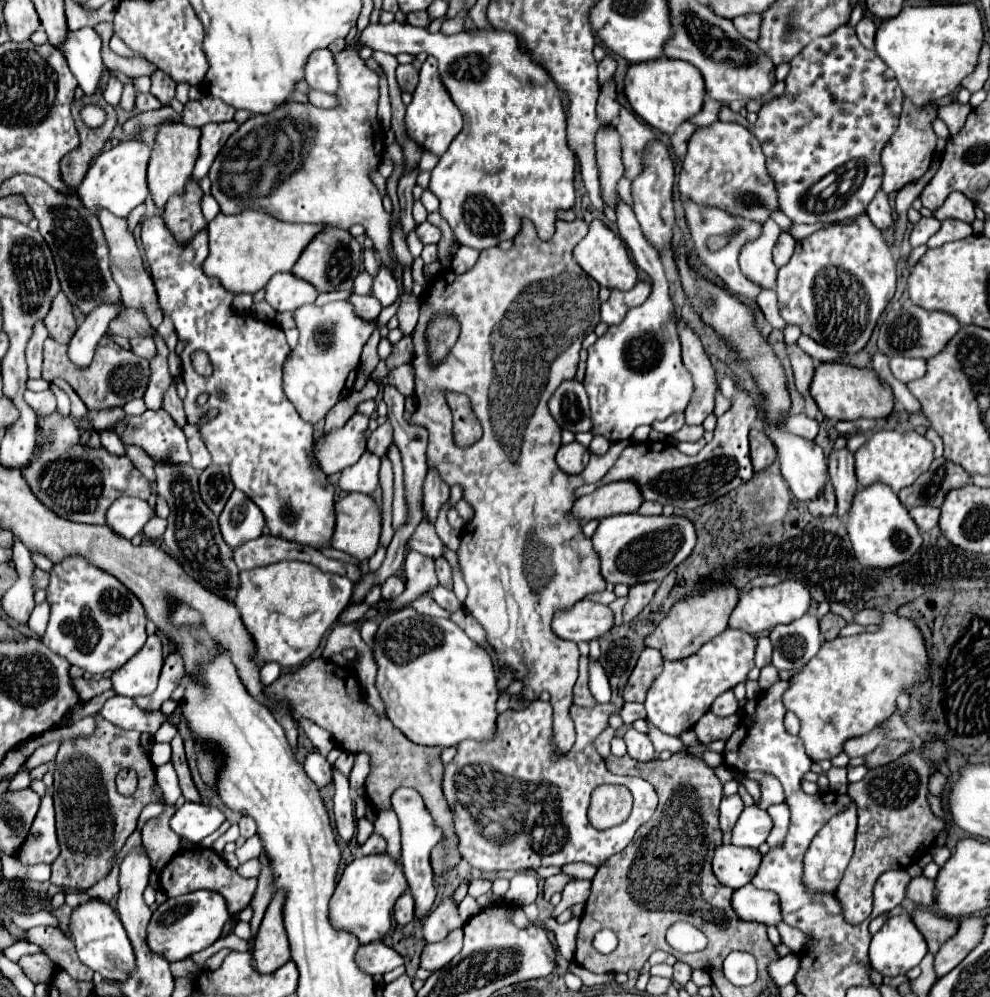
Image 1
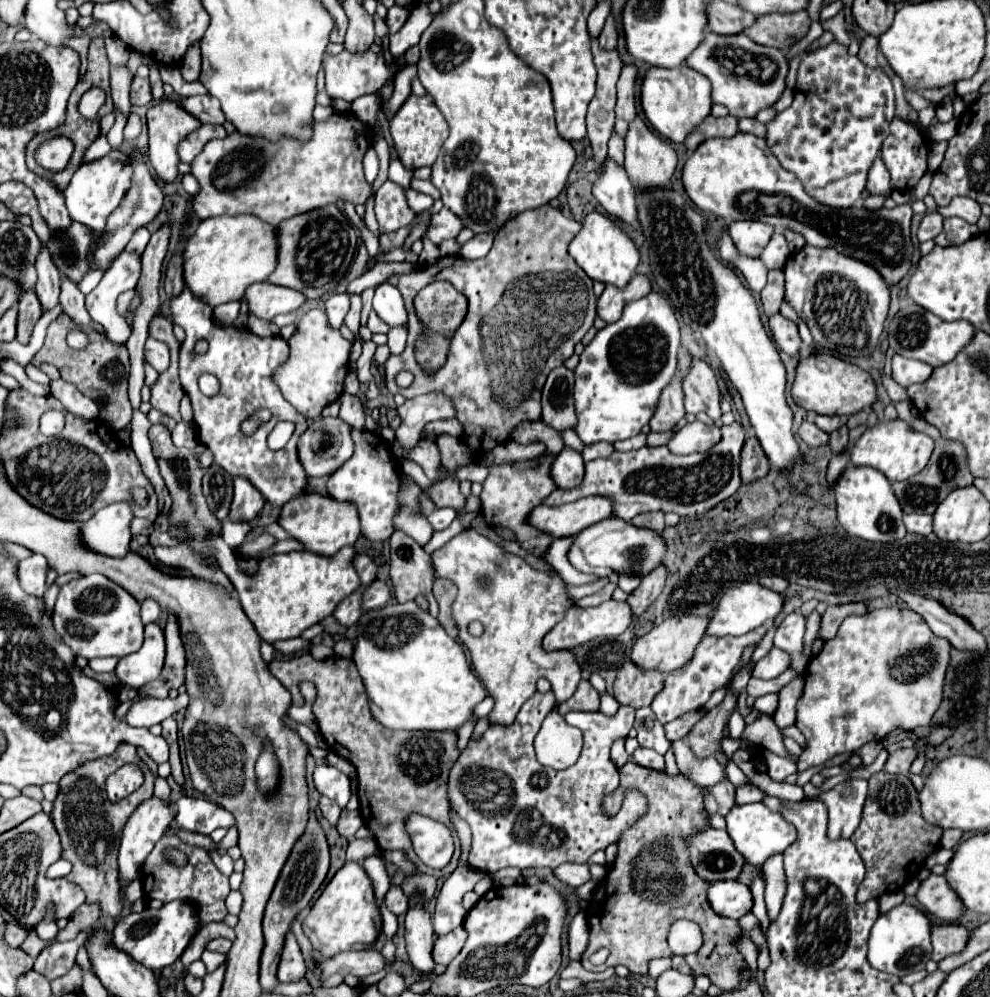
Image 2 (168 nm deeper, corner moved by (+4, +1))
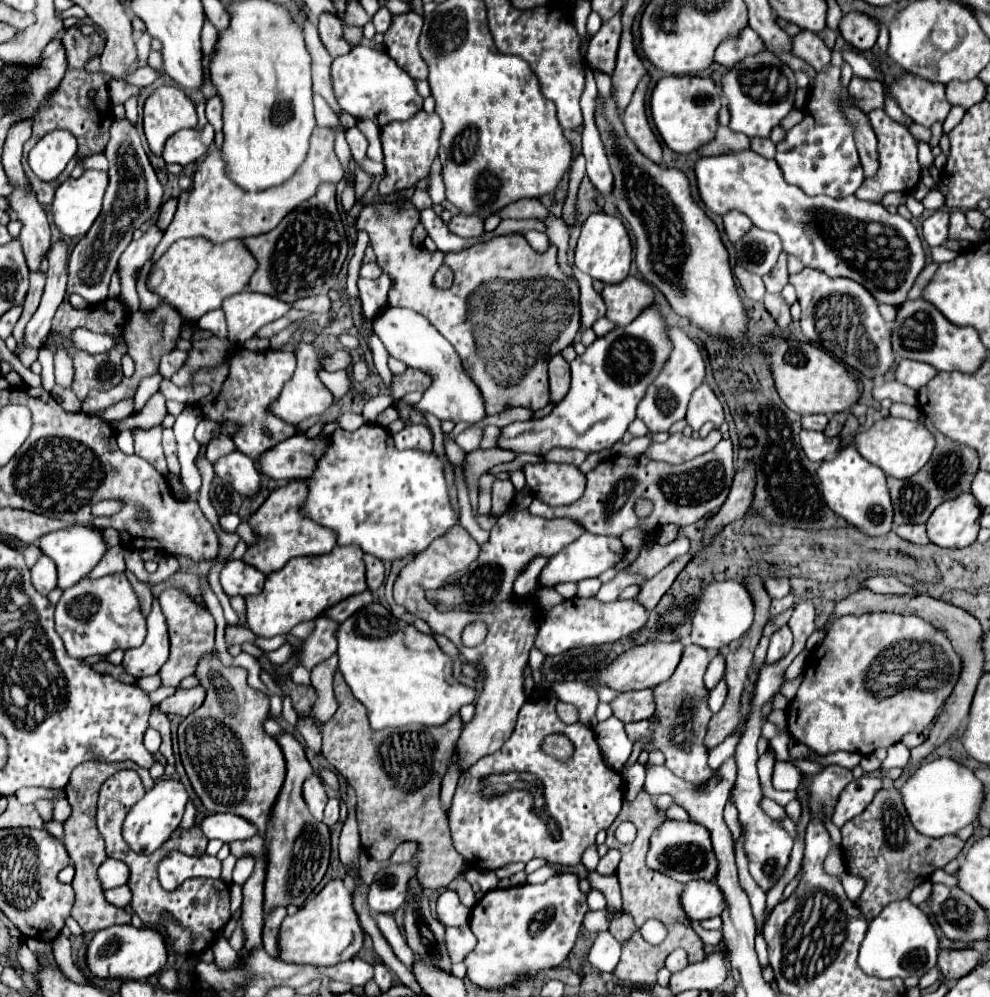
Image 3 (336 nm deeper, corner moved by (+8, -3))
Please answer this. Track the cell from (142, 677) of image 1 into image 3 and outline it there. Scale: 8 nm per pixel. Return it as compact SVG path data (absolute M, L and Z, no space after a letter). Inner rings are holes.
M155 599L151 605L151 613L147 615L147 637L141 647L133 647L125 651L123 667L127 673L135 675L137 679L155 675L161 665L169 657L169 631L165 615Z

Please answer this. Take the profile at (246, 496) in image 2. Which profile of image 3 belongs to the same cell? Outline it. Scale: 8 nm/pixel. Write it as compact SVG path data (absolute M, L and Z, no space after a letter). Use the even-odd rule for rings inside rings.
M237 449L231 451L229 455L217 459L213 463L213 469L215 469L215 475L229 475L229 483L243 497L253 497L259 491L261 475L259 475L255 463Z

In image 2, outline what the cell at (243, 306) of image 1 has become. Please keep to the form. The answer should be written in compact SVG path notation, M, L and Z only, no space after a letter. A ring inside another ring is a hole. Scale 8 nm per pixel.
M227 301L215 307L215 321L219 325L233 325L237 317L239 317L239 301Z

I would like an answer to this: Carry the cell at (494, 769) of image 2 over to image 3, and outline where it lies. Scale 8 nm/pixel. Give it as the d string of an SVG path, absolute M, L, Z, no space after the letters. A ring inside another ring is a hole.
M547 697L525 701L519 711L517 727L505 747L479 759L479 763L475 763L471 769L467 769L467 773L459 777L457 791L447 815L453 847L475 869L495 871L509 863L527 863L533 857L545 857L553 865L569 867L581 861L583 851L595 843L595 835L601 829L609 829L621 811L621 803L623 779L617 771L611 771L603 763L603 755L595 743L593 731L581 723L563 723L555 713L555 699ZM549 733L563 733L569 741L573 741L575 751L567 761L559 761L543 753L541 743Z

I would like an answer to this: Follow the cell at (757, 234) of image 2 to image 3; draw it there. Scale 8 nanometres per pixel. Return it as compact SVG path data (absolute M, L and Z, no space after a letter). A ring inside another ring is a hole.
M731 209L727 215L723 215L723 225L725 225L725 233L727 233L729 241L735 243L745 235L745 231L751 229L753 223L745 213L741 213L737 209Z

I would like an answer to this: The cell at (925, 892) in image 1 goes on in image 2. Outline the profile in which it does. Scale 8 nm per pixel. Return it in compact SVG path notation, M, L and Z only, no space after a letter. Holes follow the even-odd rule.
M929 875L925 881L921 881L915 897L929 913L943 921L957 921L963 915L959 897L941 875Z

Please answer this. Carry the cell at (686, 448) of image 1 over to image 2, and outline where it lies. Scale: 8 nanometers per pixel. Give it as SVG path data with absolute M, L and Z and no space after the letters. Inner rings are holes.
M701 421L687 423L677 435L667 443L669 451L675 455L703 453L711 449L721 439L721 431L717 425L705 425Z

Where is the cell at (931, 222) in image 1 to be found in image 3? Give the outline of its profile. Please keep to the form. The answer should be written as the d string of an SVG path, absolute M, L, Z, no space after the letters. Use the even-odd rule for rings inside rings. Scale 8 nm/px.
M939 209L935 211L935 215L923 221L923 237L931 247L943 245L947 241L947 231L949 231L949 211Z

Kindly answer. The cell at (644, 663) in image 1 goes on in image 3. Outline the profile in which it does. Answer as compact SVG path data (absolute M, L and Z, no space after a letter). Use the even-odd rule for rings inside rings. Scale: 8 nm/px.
M643 689L637 693L619 693L617 699L611 703L611 709L619 721L631 723L651 717L655 711L655 701L651 689Z

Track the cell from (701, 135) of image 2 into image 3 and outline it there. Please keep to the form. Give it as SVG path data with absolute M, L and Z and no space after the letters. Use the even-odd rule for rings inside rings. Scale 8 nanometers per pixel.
M719 127L717 135L711 143L701 147L703 155L725 155L725 153L737 153L751 147L751 141L747 135L735 135L729 127Z

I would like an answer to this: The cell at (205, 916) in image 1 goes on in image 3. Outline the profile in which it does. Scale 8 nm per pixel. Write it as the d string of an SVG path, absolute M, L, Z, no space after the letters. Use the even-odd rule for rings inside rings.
M113 925L95 933L87 945L87 969L99 979L147 979L159 973L167 961L163 935L155 929L137 929L133 925Z

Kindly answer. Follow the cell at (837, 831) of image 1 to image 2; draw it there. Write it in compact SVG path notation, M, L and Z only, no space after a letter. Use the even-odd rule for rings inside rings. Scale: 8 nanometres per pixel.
M849 779L835 785L831 791L825 791L823 799L829 807L829 839L849 839L859 825L861 809L867 799L867 781Z

